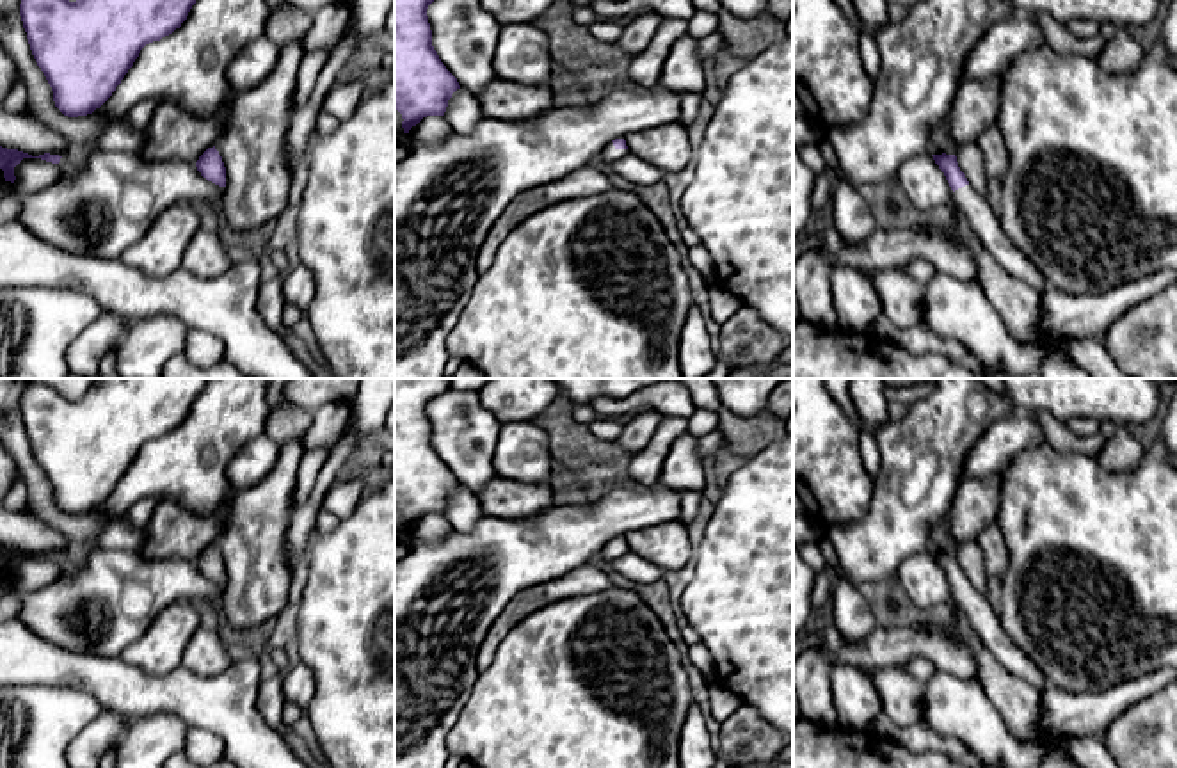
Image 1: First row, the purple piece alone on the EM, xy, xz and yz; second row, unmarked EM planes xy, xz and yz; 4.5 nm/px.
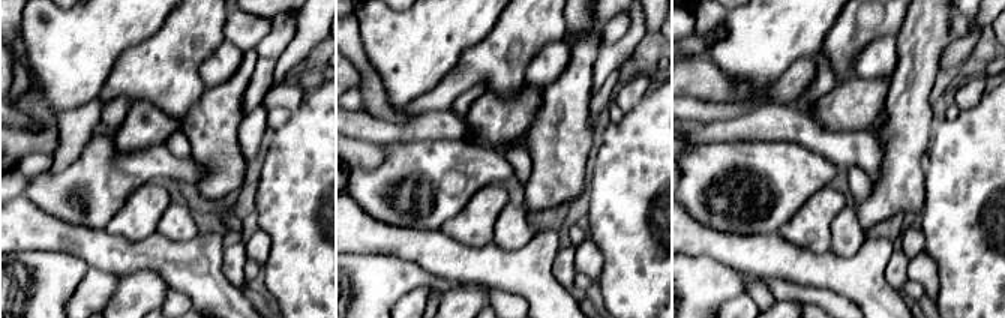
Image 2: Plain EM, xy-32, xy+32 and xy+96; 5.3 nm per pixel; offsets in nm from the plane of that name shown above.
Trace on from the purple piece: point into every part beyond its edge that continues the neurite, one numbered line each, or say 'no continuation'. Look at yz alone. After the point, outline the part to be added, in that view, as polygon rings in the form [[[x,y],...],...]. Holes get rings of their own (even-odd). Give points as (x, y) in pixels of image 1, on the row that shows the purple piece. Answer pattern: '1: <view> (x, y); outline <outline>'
1: yz (984, 221); outline [[[965,185],[953,192],[953,203],[969,219],[983,247],[1008,274],[1024,281],[1042,295],[1049,290],[1040,272],[1010,242],[985,196],[978,194],[971,185]]]

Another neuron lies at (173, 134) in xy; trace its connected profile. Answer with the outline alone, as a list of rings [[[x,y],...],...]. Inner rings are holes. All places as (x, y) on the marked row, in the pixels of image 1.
[[[172,101],[158,103],[144,132],[144,148],[137,155],[149,162],[196,164],[208,148],[215,146],[228,110],[229,107],[219,116],[199,117]]]

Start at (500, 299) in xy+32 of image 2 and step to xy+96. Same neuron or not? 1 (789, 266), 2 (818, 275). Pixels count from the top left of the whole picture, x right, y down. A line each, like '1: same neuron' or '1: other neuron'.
1: other neuron
2: other neuron

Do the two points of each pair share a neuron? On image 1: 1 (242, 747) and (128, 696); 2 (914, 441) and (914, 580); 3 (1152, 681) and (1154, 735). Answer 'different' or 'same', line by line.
1: same
2: different
3: different

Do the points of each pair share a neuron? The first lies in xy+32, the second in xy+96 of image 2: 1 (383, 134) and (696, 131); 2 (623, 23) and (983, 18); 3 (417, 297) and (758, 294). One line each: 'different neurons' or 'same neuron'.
1: same neuron
2: same neuron
3: different neurons

